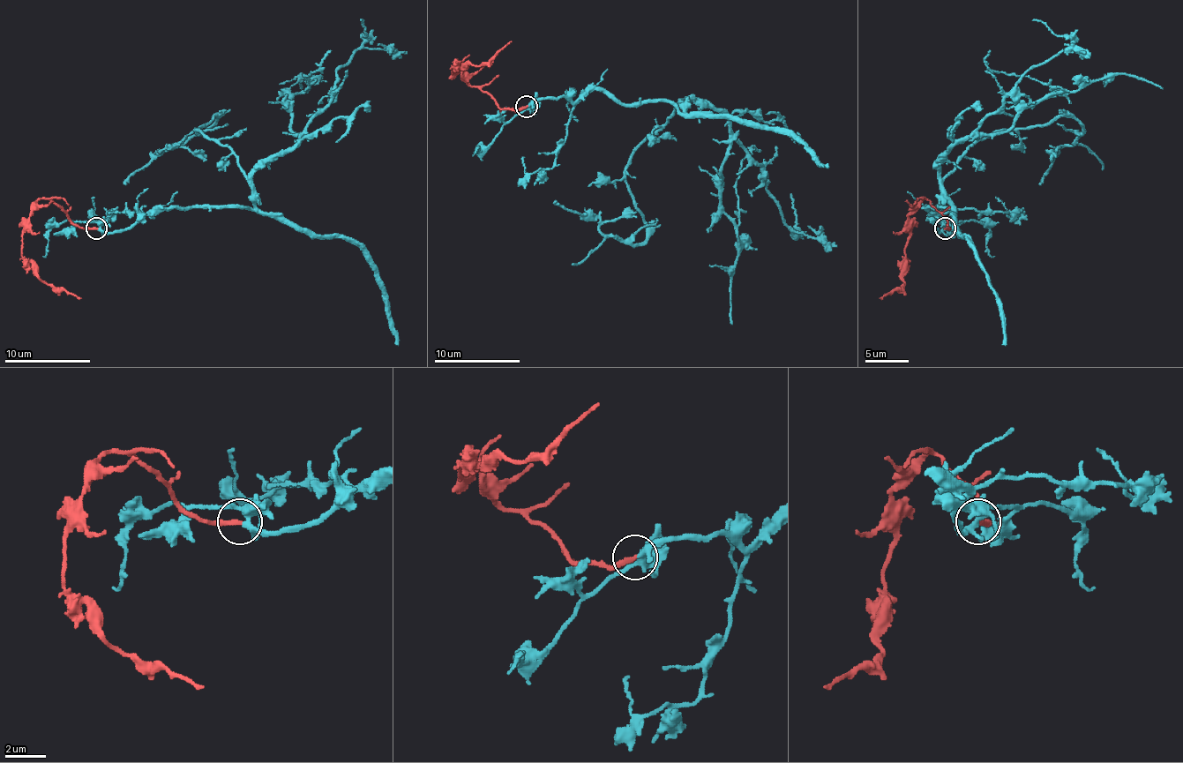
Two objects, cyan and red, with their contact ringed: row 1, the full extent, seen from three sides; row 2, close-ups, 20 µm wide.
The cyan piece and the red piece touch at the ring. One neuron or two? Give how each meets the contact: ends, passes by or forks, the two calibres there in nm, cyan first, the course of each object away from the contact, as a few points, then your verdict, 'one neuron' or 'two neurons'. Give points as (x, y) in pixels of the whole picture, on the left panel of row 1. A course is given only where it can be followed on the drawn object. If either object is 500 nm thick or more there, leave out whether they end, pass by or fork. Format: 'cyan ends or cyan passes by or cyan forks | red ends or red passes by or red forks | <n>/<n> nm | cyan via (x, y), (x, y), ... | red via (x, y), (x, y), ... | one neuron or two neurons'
cyan forks | red ends | 320/240 nm | cyan via (97, 228), (127, 230), (161, 209), (252, 203), (250, 179), (226, 146), (196, 130), (215, 116), (125, 185) | red via (97, 228), (79, 228), (48, 198), (41, 198), (28, 230), (21, 237), (21, 261), (36, 276), (82, 297) | one neuron

